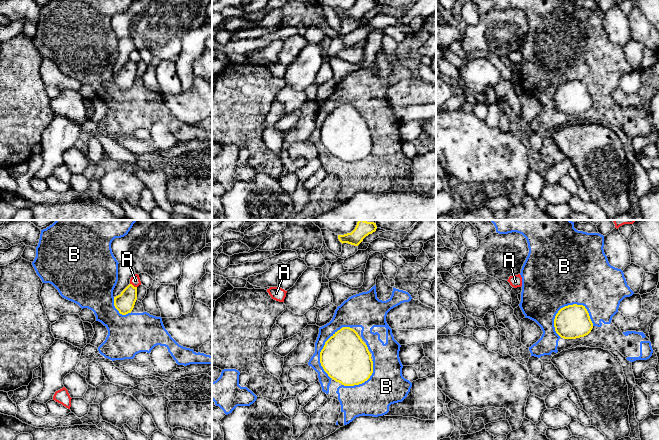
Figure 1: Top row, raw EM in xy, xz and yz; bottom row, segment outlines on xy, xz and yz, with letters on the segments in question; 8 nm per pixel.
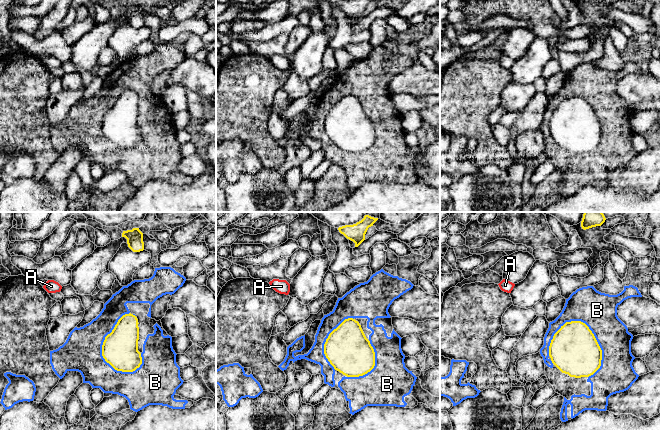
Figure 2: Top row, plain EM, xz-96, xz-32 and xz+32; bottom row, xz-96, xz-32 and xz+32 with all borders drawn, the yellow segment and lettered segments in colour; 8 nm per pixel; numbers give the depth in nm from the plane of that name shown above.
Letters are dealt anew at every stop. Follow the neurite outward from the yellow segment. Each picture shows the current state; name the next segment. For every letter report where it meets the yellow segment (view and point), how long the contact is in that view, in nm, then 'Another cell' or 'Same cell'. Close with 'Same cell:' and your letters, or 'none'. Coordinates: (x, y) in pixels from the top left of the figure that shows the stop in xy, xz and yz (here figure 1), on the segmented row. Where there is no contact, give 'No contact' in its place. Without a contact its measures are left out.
A: Touches yellow at xy (132, 285). Shared border 70 nm. Another cell
B: Touches yellow at yz (576, 304). Shared border 340 nm. Same cell
Same cell: B

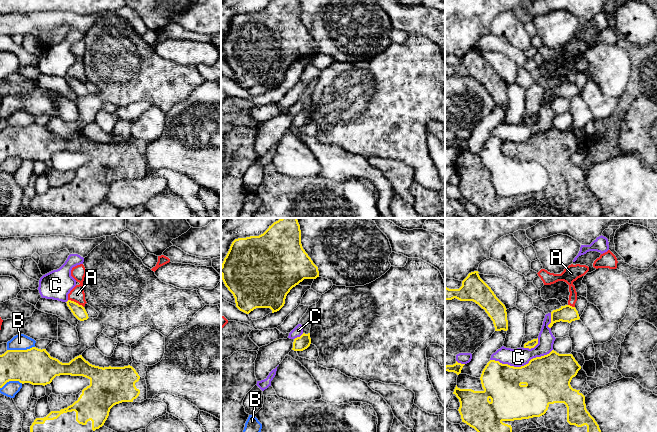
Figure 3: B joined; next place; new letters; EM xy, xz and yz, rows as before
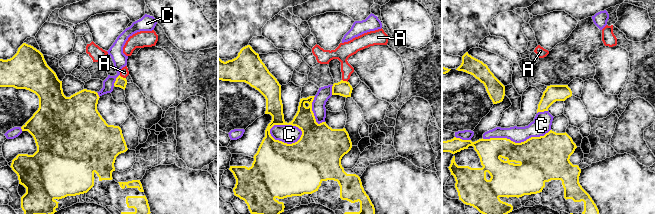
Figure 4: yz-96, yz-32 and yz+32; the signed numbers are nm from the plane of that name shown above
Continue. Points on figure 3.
A: Touches yellow at xy (75, 302). Shared border 140 nm. Another cell
B: Touches yellow at xy (20, 350). Shared border 220 nm. Another cell
C: Touches yellow at yz (521, 366). Shared border 500 nm. Another cell
Same cell: none

